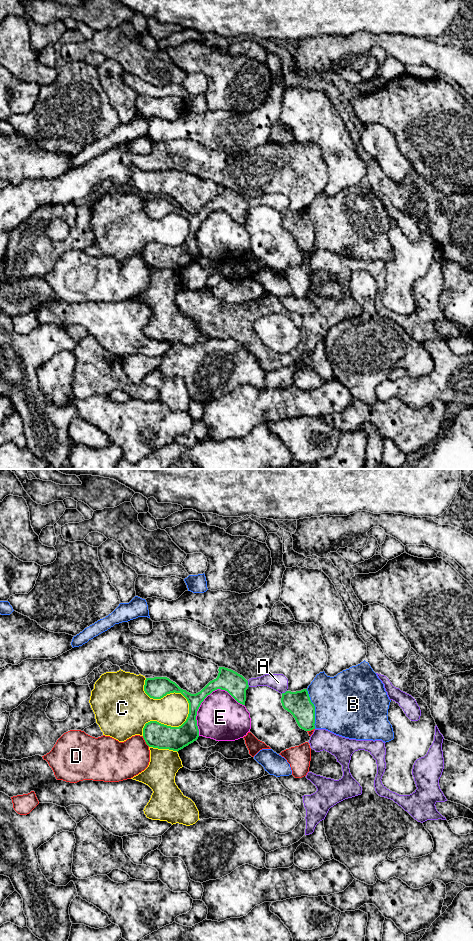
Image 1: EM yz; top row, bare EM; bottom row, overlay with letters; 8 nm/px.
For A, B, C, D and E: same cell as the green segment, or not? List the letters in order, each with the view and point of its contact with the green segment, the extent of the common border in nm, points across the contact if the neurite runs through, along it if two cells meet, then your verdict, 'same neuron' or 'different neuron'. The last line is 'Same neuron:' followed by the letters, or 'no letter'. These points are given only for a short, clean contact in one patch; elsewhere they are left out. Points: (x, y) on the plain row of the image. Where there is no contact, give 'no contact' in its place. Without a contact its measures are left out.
A: meets green in yz at (247, 204); contact 50 nm long; same neuron
B: meets green in yz at (314, 229); contact 320 nm long; different neuron
C: meets green in yz at (172, 212); contact 480 nm long; different neuron
D: meets green in yz at (145, 261); contact 110 nm long; different neuron
E: meets green in yz at (205, 217); contact 440 nm long; different neuron
Same neuron: A

